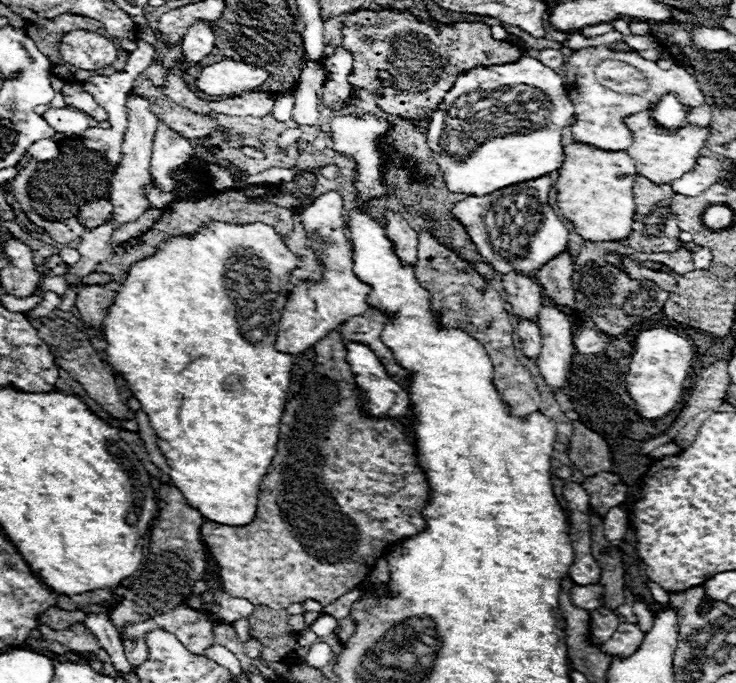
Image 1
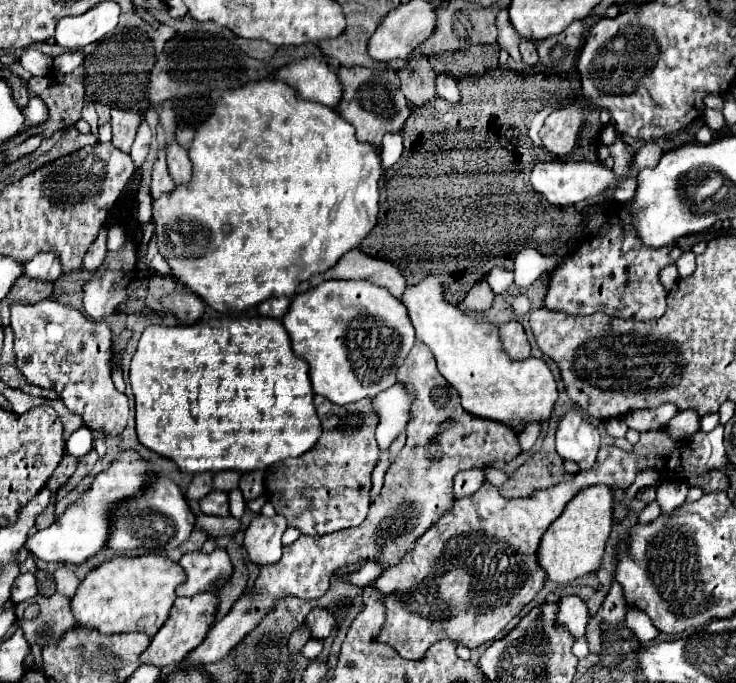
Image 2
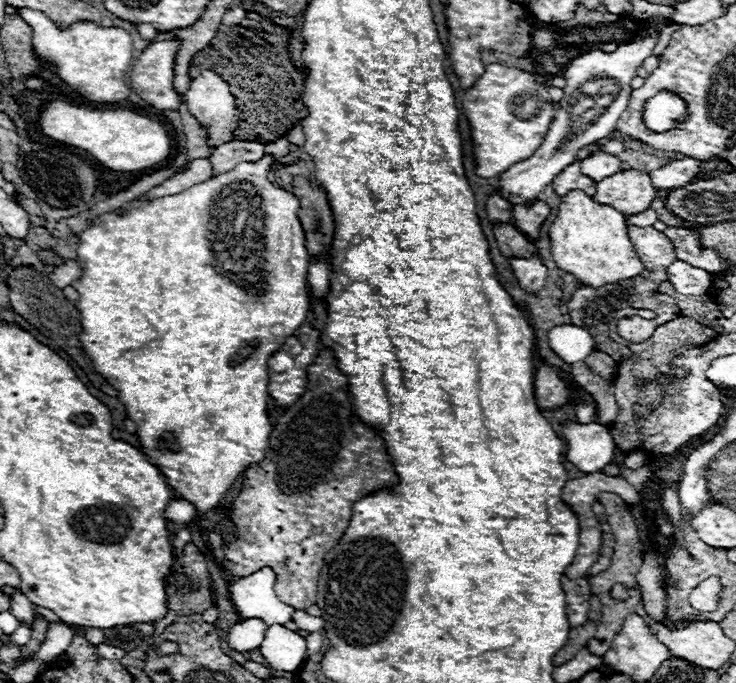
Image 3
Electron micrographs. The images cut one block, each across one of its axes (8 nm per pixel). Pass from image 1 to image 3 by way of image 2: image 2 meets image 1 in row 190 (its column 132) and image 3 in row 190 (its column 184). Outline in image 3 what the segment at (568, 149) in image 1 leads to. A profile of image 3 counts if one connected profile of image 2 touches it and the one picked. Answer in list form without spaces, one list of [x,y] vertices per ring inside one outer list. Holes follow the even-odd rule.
[[[572,190],[558,208],[558,218],[548,228],[552,256],[558,268],[572,274],[582,286],[600,288],[604,284],[622,282],[640,276],[644,264],[632,248],[626,228],[626,216],[616,208],[598,204],[580,190]]]

